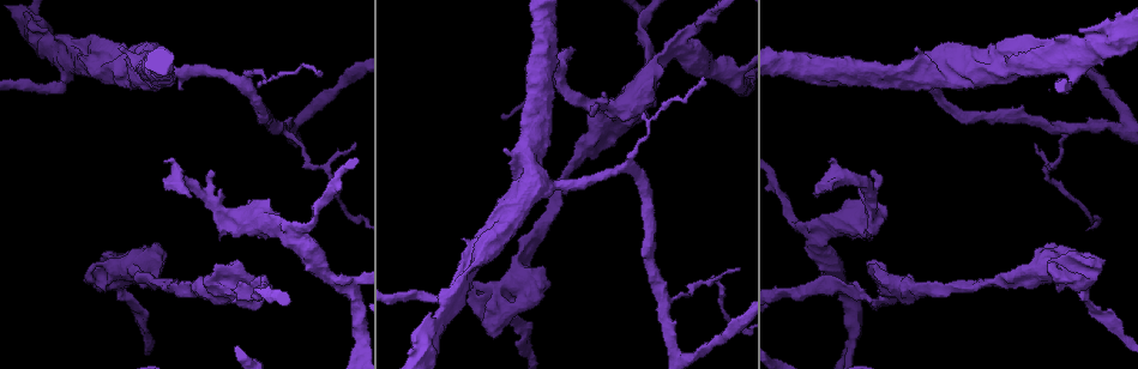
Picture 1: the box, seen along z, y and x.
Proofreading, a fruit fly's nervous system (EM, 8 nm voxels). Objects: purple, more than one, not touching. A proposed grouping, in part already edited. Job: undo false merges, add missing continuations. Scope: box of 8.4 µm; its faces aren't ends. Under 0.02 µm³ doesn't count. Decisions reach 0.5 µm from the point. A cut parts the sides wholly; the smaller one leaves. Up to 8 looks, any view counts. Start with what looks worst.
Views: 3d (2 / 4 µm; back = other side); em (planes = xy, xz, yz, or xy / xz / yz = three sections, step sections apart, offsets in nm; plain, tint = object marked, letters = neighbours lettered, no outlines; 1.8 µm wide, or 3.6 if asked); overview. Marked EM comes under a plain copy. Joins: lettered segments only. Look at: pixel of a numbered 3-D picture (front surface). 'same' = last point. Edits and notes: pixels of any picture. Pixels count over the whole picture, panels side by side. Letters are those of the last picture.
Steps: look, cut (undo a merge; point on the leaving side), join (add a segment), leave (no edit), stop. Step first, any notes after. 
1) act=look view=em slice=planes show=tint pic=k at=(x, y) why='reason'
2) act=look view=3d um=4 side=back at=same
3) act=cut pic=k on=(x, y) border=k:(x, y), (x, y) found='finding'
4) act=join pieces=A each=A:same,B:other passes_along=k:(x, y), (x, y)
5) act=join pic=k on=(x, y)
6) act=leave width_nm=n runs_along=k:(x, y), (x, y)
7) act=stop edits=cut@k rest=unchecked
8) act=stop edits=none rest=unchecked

act=look view=em slice=planes show=letters pic=1 at=(1121, 128) why='sharp bend'

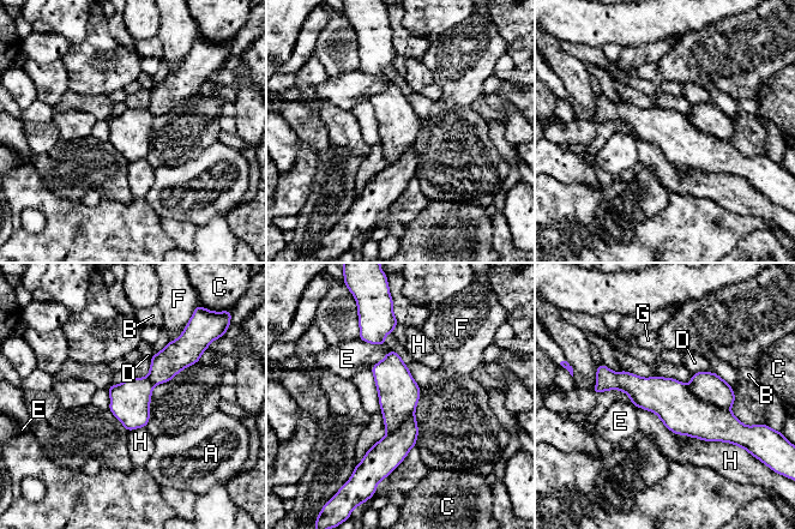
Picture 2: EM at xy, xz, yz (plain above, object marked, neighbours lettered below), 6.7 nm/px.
act=leave each=A:other,B:other,C:other,D:other,E:other,F:other,G:other,H:other runs_along=2:(392, 354), (396, 445), (387, 468) found='continuous, no second neuron'

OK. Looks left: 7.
act=look view=em um=3.6 slice=xz step=16 show=tint pic=1 at=(1066, 273) why='abrupt turn'

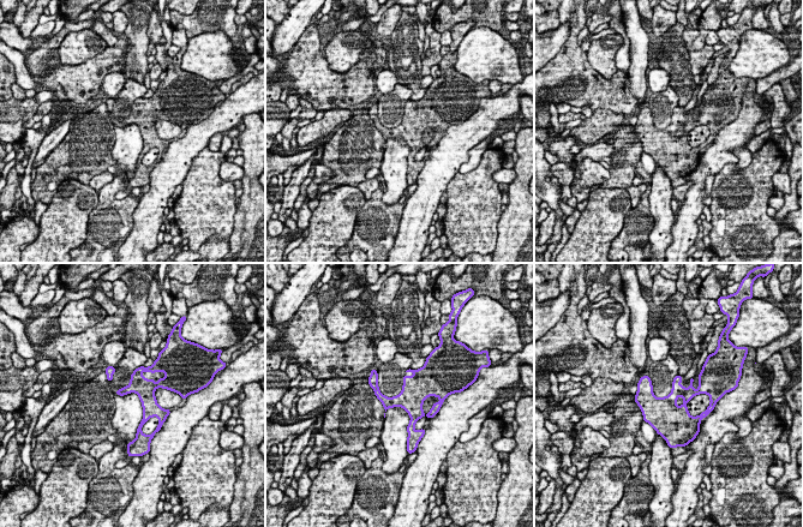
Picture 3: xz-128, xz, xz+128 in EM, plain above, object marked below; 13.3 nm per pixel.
act=look view=em um=3.6 slice=planes show=letters at=same why='cut it another way'

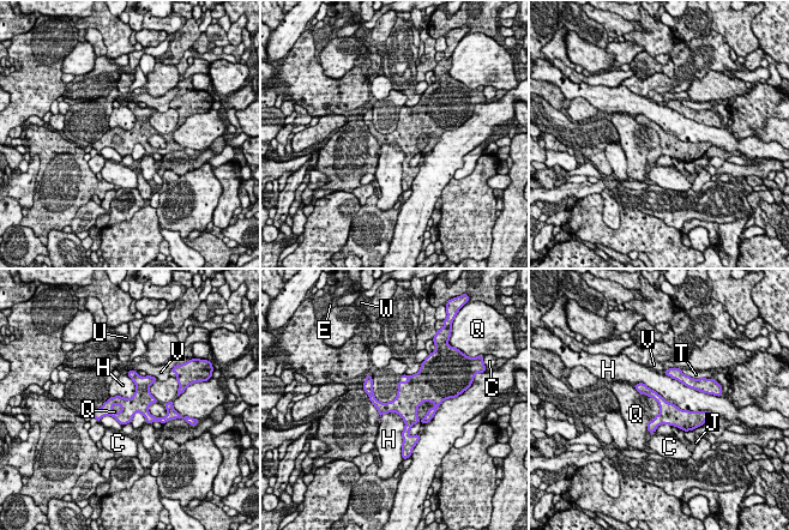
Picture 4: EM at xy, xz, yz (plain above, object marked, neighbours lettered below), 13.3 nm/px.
act=leave each=C:other,E:other,H:other,J:other,Q:other,T:other,U:other,V:other,W:other border=4:(634, 384), (681, 409), (704, 411) found='continuous, no second neuron'

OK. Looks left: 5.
act=look view=em slice=planes show=letters pic=1 at=(917, 50)

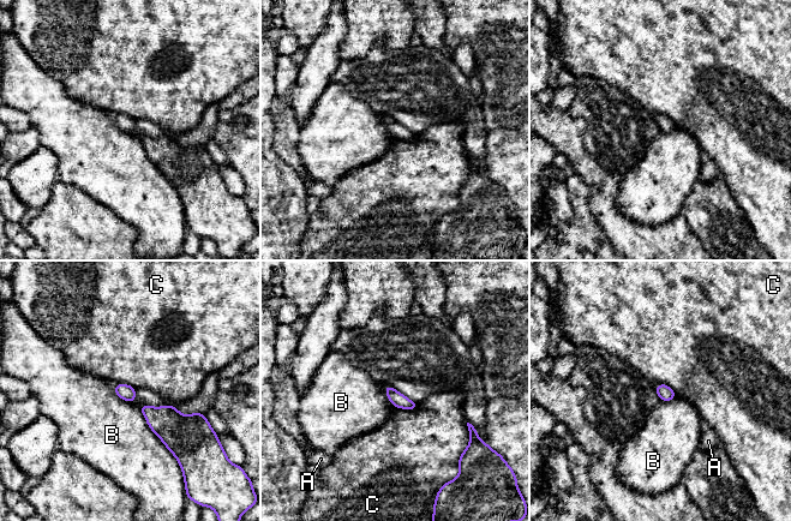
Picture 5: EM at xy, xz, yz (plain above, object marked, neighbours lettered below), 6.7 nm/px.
act=leave each=A:other,B:other,C:other found='none of them fits'

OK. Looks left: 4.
act=look view=3d um=4 pic=1 at=(293, 243) why='a narrow waist'

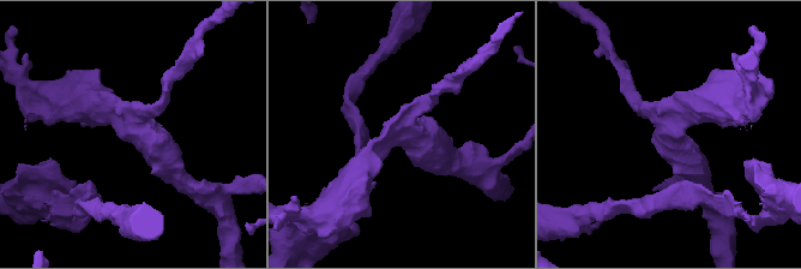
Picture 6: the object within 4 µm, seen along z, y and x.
act=look view=em slice=planes show=tint pic=6 at=(405, 132)

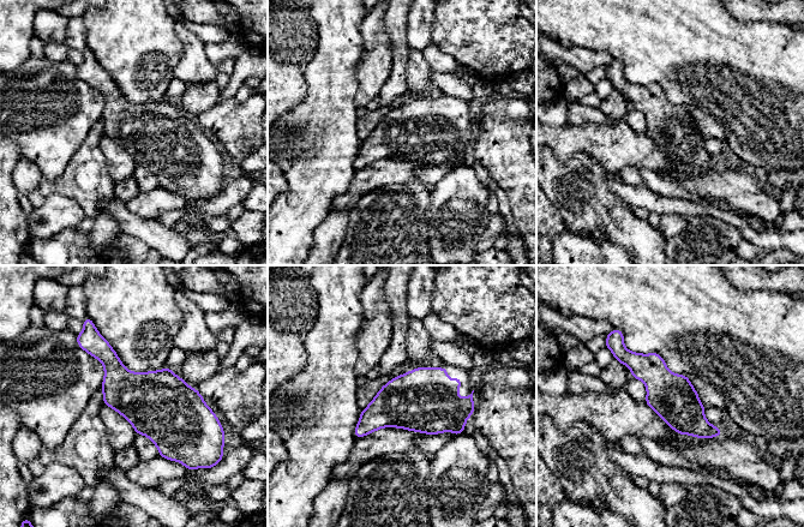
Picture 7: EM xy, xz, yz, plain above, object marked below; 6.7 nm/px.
act=look view=em slice=planes show=letters at=same why='see the neighbours'

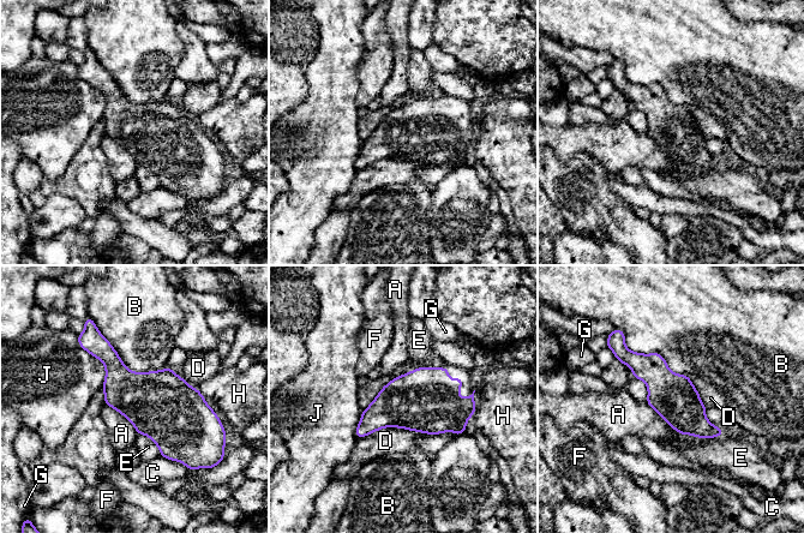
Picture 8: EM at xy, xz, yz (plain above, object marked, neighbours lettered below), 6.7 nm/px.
act=leave width_nm=300 each=A:other,B:other,C:other,D:other,E:other,F:other,G:other,H:other,J:other runs_along=8:(618, 353), (719, 432) found='all the same neuron'

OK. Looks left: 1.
act=stop edits=none rest=unchecked

